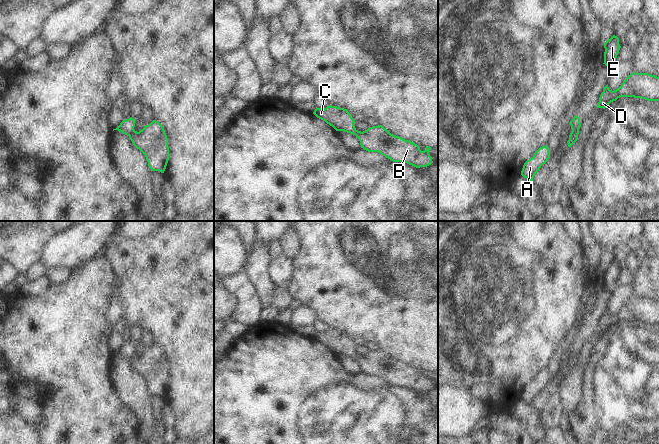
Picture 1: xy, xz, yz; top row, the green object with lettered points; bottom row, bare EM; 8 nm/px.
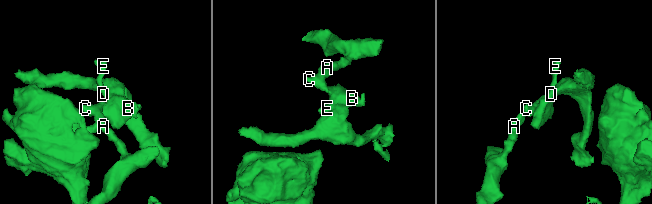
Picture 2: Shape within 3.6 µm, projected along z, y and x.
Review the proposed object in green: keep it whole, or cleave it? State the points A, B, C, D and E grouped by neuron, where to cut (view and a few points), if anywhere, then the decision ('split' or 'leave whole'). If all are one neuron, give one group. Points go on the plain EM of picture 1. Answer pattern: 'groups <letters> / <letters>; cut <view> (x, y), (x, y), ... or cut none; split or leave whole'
groups A C / B D E; cut yz (578, 353), (572, 355); split

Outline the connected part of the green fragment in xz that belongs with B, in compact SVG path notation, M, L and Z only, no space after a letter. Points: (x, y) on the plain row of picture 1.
M382 349L369 351L363 356L357 354L356 361L361 372L368 376L378 376L393 386L404 386L416 392L432 388L430 370L421 375L417 368L391 358Z

